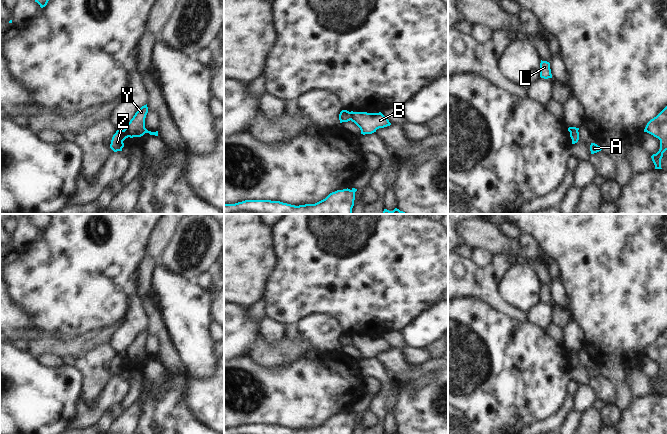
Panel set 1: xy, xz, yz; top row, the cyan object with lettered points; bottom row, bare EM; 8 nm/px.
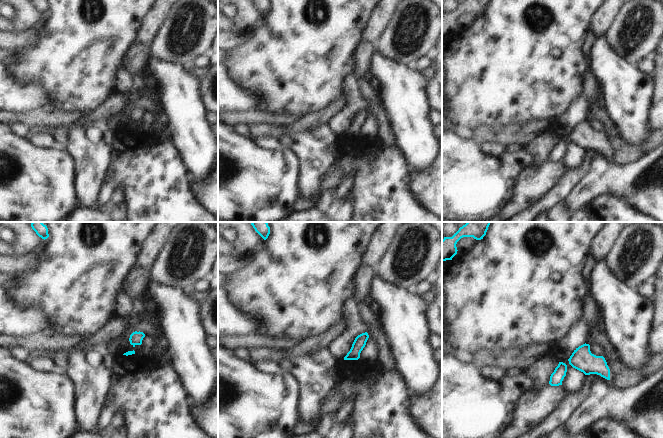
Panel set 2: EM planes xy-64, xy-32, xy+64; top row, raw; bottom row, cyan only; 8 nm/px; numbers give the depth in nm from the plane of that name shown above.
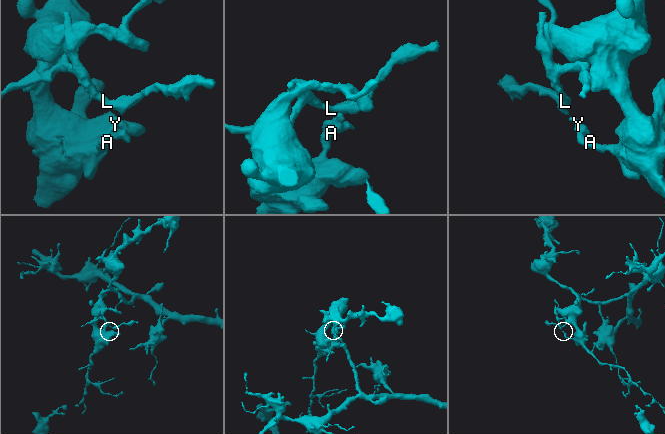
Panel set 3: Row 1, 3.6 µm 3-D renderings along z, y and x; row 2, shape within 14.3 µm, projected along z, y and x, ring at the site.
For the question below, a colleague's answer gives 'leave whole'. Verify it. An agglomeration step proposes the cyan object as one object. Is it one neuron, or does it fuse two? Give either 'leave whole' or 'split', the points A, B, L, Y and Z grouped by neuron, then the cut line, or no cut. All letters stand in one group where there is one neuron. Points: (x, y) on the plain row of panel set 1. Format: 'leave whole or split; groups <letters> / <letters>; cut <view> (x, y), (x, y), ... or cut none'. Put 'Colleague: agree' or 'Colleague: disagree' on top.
Colleague: disagree
split; groups A Z / B L Y; cut xz (348, 336), (350, 343)

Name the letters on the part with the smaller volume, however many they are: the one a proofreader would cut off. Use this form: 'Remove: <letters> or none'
Remove: B, L, Y.

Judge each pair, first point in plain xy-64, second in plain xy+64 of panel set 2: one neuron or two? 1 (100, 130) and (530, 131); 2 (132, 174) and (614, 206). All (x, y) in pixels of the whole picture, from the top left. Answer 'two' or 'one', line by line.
1: two
2: one

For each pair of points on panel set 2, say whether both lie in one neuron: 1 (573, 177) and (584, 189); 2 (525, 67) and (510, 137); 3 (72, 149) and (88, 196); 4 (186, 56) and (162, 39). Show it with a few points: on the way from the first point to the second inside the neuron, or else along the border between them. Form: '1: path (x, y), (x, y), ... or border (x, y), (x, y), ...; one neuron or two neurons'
1: border (590, 162), (583, 176), (563, 200); two neurons
2: border (536, 119), (511, 125), (489, 125); two neurons
3: path (84, 161), (87, 164), (87, 184); one neuron
4: path (180, 50), (173, 43), (168, 43); one neuron

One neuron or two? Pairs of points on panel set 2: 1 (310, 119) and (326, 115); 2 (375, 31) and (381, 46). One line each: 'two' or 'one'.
1: one
2: two

